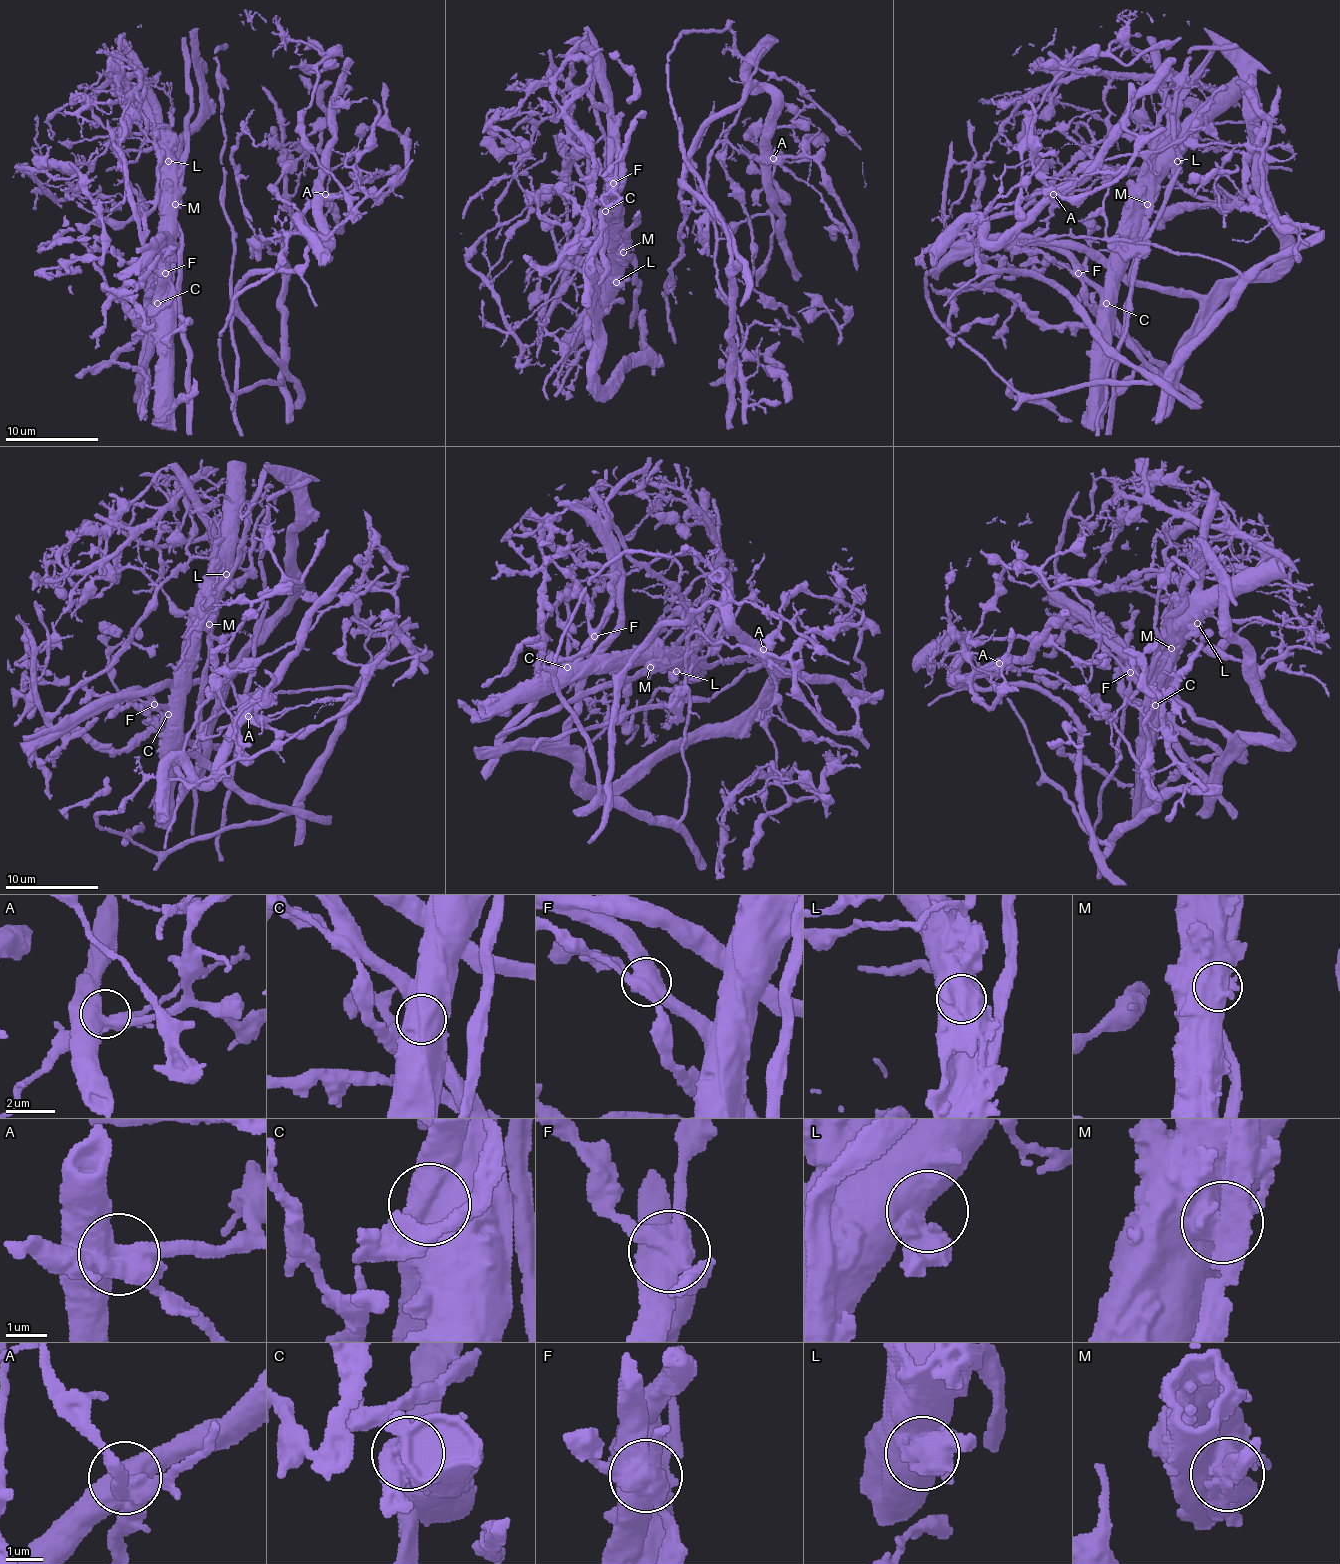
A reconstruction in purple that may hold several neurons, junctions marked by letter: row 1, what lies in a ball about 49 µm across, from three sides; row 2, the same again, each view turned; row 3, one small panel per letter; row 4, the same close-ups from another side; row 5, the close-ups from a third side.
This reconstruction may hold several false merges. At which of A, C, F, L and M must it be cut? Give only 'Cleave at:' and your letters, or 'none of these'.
Cleave at: C, F, M

